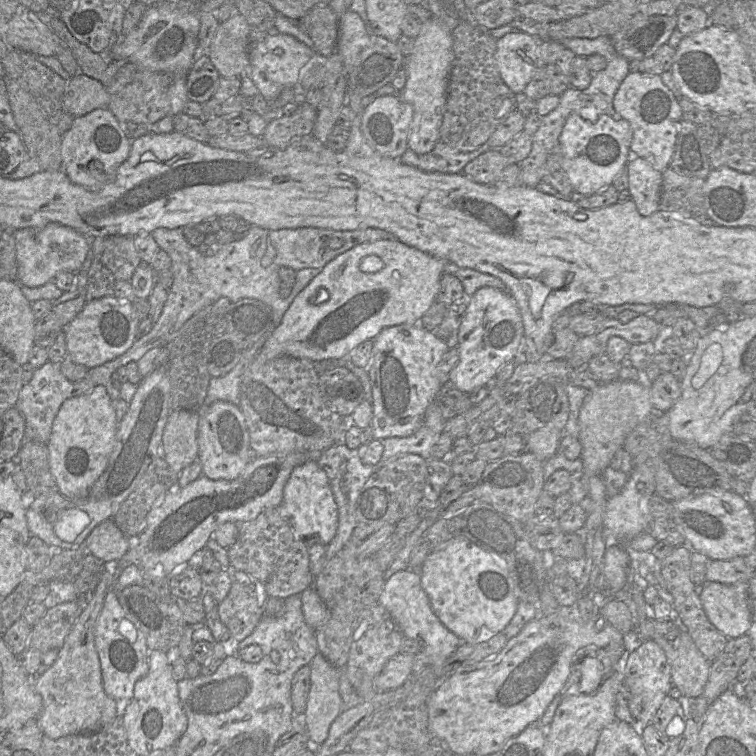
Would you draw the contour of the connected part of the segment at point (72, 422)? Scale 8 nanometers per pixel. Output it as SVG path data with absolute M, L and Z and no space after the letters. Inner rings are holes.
M102 385L62 403L47 443L49 468L56 482L56 489L62 495L74 499L84 499L88 495L90 488L108 465L118 424L115 403Z

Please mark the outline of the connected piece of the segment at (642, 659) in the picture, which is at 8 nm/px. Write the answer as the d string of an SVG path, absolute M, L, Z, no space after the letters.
M646 640L631 652L624 670L624 691L631 714L639 727L651 723L662 701L667 696L670 684L670 663L665 652L655 640Z

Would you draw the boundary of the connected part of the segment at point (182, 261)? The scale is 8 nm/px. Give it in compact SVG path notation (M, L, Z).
M252 226L247 235L222 245L213 256L202 255L196 247L191 246L183 235L182 228L156 228L151 232L159 248L171 259L173 283L168 290L161 315L147 334L157 330L162 333L161 344L165 346L175 337L181 327L202 308L212 305L221 297L236 302L242 298L257 299L272 309L273 327L277 327L284 313L294 301L279 294L280 267L290 267L294 271L305 268L323 269L338 255L363 243L394 239L389 232L378 228L342 231L324 228L296 228L269 230Z

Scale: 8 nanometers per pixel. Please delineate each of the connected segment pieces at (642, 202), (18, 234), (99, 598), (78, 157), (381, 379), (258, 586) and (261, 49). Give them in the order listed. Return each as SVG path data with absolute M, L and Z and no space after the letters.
M642 158L626 164L628 191L640 215L647 217L659 210L662 173Z
M58 223L42 228L21 228L14 231L17 281L28 287L39 287L60 272L77 273L89 255L90 240L76 230Z
M103 566L91 598L68 633L56 661L34 682L35 690L43 700L37 724L51 739L97 732L117 716L116 700L110 697L103 687L101 665L95 647L96 622L106 594L112 587L112 575L105 571Z
M107 108L75 117L70 128L61 136L62 171L74 184L97 191L115 177L118 167L129 156L132 142L122 124Z
M418 324L384 328L373 341L372 358L366 368L372 386L373 437L381 440L411 436L421 426L427 408L440 391L442 384L438 377L438 366L450 348L433 331L427 331Z
M232 569L231 588L226 598L217 604L217 612L234 643L242 641L255 630L265 616L268 597L260 581Z
M270 33L250 49L246 75L251 78L264 99L270 103L284 88L298 86L300 71L314 54L314 50L291 35Z

